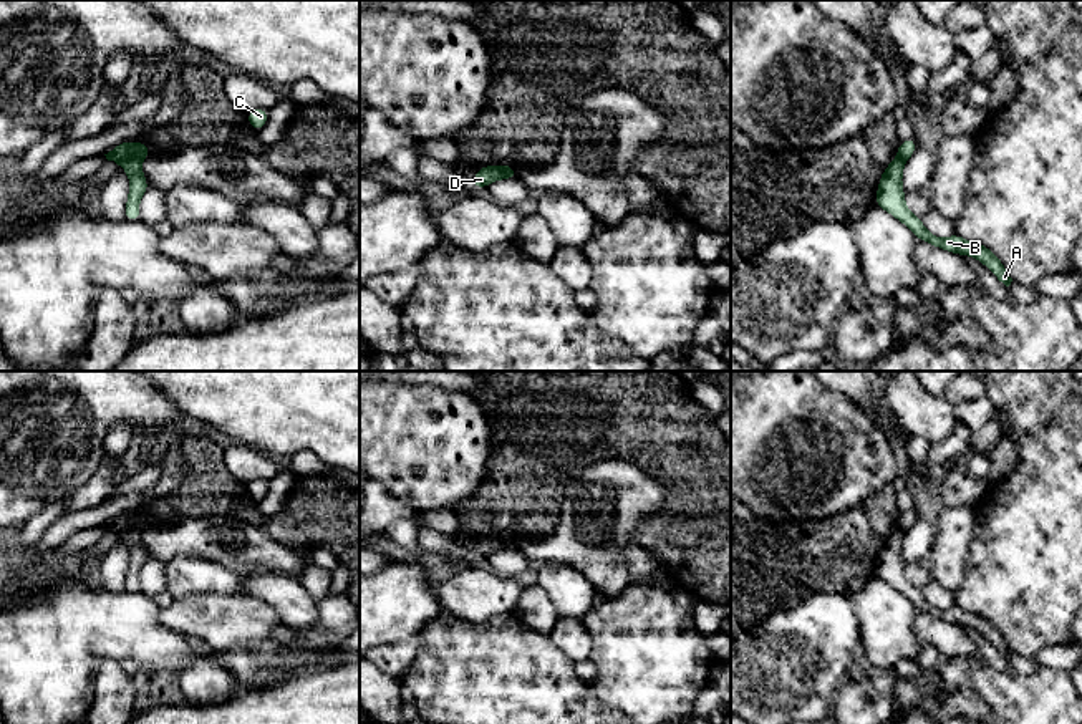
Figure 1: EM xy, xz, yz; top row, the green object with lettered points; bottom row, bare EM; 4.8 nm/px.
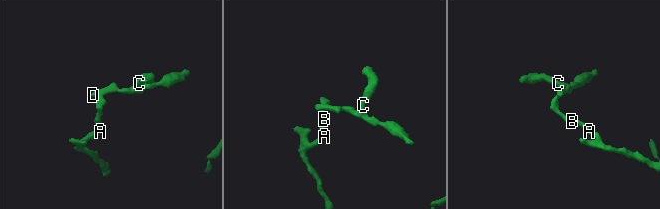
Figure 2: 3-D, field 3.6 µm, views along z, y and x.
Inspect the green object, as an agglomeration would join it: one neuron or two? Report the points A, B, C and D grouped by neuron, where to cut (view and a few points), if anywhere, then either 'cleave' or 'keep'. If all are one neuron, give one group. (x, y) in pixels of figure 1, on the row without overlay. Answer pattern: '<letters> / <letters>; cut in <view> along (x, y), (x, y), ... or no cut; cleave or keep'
A B / C D; cut in xy along (140, 530), (126, 530), (121, 535); cleave

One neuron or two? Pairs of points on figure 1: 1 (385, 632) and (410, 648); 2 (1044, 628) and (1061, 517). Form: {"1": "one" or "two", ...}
{"1": "two", "2": "one"}

